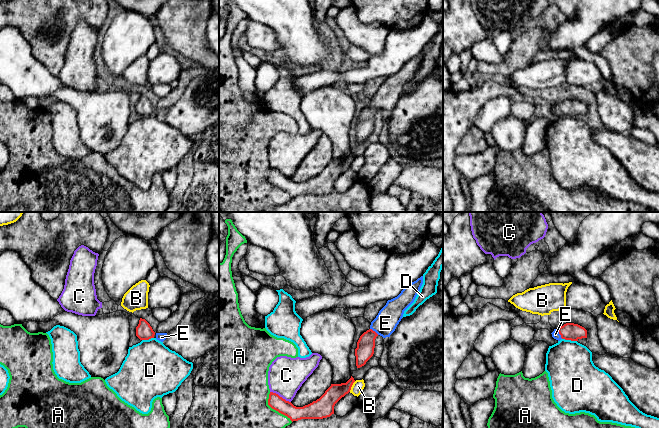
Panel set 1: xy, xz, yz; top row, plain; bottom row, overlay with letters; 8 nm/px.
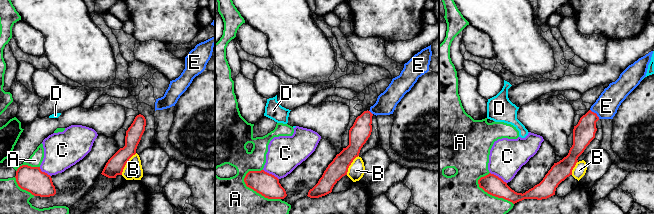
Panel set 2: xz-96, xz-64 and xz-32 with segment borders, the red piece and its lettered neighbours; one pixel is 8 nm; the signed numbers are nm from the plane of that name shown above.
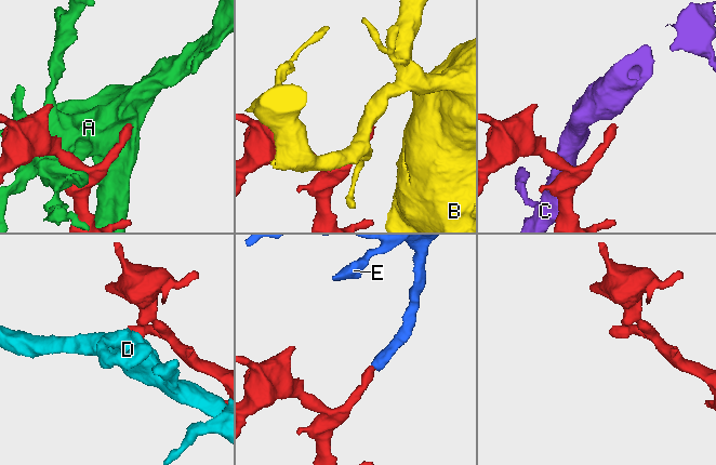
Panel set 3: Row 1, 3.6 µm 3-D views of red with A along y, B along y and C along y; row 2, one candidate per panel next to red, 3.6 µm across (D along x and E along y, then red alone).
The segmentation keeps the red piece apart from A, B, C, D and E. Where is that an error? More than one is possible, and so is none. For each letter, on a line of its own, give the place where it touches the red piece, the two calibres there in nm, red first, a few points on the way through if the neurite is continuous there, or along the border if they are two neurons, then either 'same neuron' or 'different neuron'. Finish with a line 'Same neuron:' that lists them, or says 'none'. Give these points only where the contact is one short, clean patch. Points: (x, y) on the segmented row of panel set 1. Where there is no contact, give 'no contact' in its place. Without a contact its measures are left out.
A: xz (274, 409) | 120/380 nm | different neuron
B: xz (351, 386) | 140/90 nm | along xz (355, 381), (349, 391) | different neuron
C: xz (279, 396) | 120/300 nm | different neuron
D: yz (569, 339) | 140/380 nm | different neuron
E: yz (559, 333) | 140/60 nm | across yz (569, 331), (559, 333), (555, 334) | same neuron
Same neuron: E

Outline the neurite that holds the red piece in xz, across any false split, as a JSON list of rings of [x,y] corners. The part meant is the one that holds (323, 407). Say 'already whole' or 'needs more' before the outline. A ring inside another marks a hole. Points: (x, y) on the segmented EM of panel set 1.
already whole | [[[351,376],[346,383],[331,384],[319,399],[303,407],[296,407],[278,394],[270,392],[268,405],[272,409],[287,416],[292,422],[301,419],[327,418],[334,414],[335,404],[350,392],[354,382],[355,380]]]

